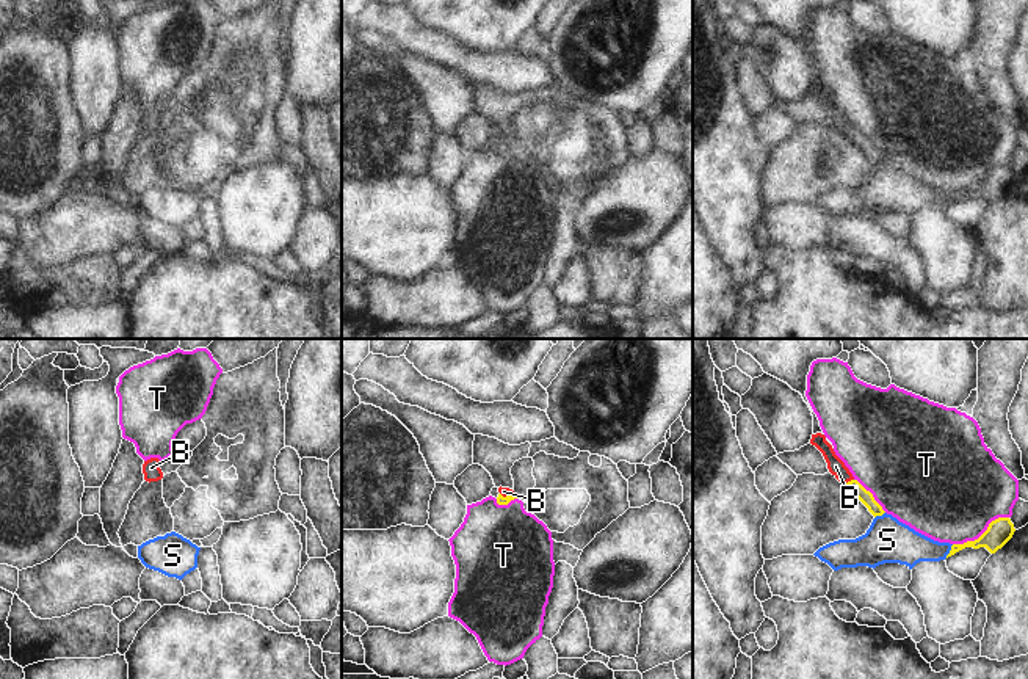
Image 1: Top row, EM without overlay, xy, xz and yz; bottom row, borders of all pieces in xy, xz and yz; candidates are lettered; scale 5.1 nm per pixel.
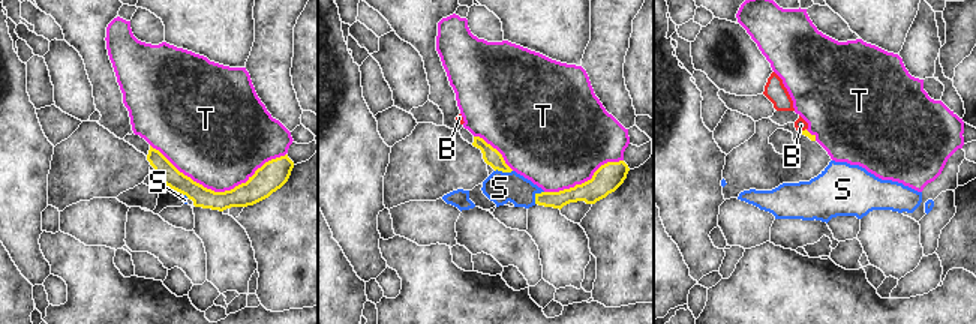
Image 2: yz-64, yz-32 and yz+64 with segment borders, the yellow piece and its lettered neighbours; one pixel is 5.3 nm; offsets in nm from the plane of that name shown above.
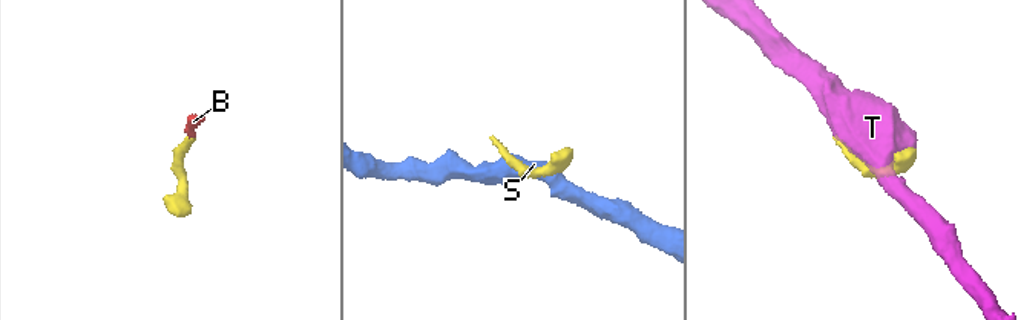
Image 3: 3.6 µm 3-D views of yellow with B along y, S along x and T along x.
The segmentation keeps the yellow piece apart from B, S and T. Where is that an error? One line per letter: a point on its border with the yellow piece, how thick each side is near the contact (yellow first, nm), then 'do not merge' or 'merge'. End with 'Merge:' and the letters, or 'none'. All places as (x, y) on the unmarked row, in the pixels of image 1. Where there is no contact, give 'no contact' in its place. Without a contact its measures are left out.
B: yz (851, 129) | 70/90 nm | merge
S: yz (950, 199) | 120/190 nm | do not merge
T: yz (983, 182) | 130/480 nm | do not merge
Merge: B

